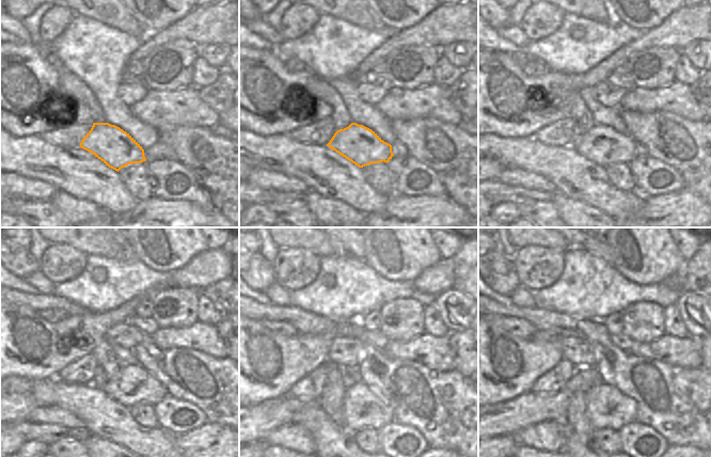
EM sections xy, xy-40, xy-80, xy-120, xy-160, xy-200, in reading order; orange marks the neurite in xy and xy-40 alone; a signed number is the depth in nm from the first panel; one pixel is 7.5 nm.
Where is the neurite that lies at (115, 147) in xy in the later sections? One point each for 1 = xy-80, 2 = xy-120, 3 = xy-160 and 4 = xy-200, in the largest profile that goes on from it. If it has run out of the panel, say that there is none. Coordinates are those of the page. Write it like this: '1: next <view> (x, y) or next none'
1: next xy-80 (604, 145)
2: next xy-120 (132, 383)
3: next xy-160 (365, 406)
4: next xy-200 (606, 407)

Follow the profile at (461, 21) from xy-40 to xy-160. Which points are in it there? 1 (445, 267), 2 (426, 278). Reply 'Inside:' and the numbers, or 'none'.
Inside: 1, 2

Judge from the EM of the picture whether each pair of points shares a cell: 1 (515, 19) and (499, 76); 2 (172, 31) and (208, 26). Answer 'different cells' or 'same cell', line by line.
1: different cells
2: same cell

